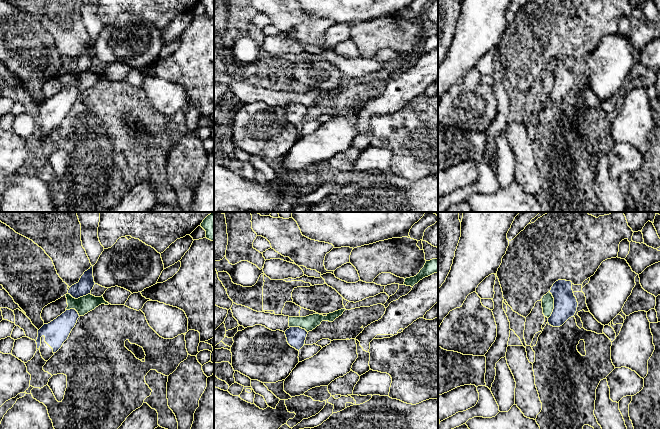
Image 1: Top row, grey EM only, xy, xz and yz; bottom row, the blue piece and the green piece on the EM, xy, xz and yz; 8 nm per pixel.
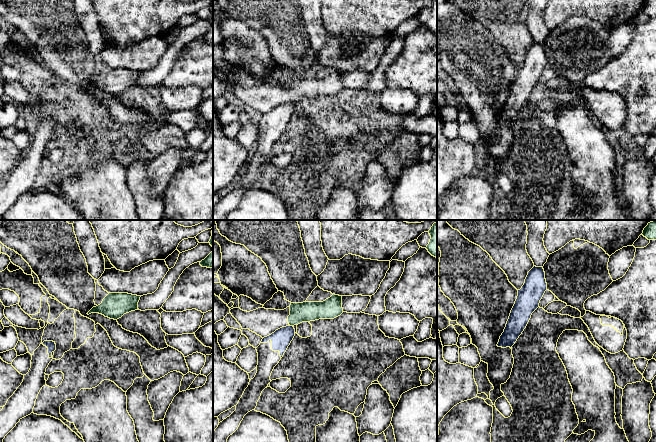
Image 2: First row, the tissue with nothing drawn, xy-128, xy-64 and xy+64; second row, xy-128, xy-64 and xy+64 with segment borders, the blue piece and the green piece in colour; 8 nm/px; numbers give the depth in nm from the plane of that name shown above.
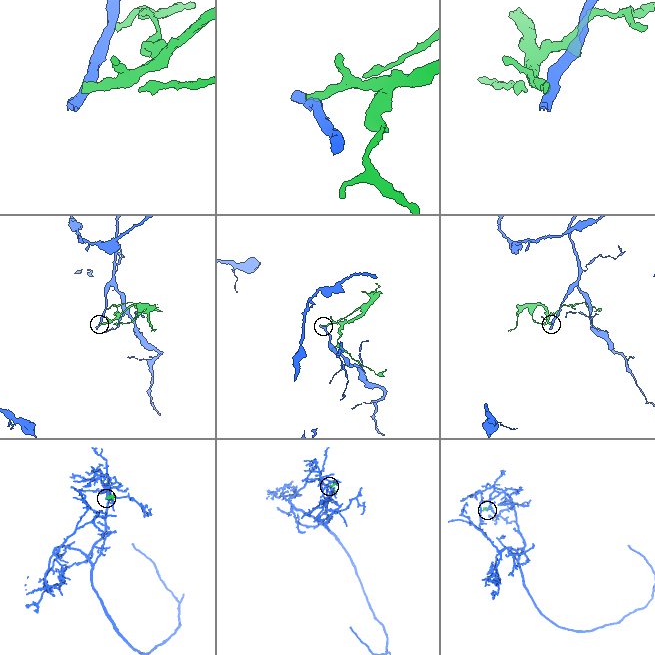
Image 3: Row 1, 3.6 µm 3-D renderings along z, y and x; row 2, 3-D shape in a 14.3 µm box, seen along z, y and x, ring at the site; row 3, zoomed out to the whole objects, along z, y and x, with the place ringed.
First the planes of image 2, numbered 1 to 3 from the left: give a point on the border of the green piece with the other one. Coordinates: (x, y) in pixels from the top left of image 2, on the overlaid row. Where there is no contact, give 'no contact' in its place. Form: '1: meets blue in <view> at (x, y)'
1: no contact
2: meets blue in xy-64 at (291, 326)
3: no contact

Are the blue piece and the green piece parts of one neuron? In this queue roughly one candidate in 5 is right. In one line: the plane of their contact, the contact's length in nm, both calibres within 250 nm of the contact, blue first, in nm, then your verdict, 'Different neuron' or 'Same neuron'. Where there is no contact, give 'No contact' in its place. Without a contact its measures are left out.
Touches blue in yz. Shared border 220 nm. Thickness 190 nm (blue) against 100 nm. Different neuron

